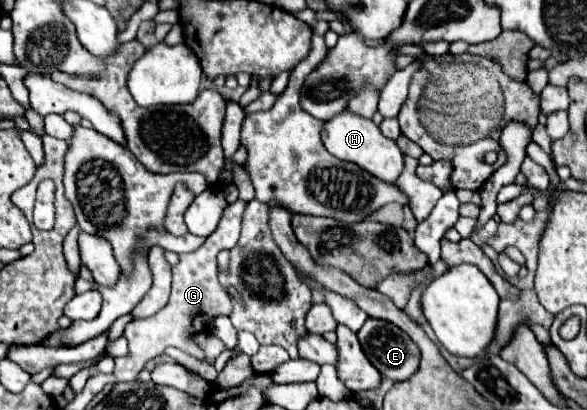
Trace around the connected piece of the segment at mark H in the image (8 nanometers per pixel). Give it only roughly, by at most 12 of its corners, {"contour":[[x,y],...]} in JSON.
{"contour":[[348,109],[326,121],[334,157],[396,183],[404,153]]}

